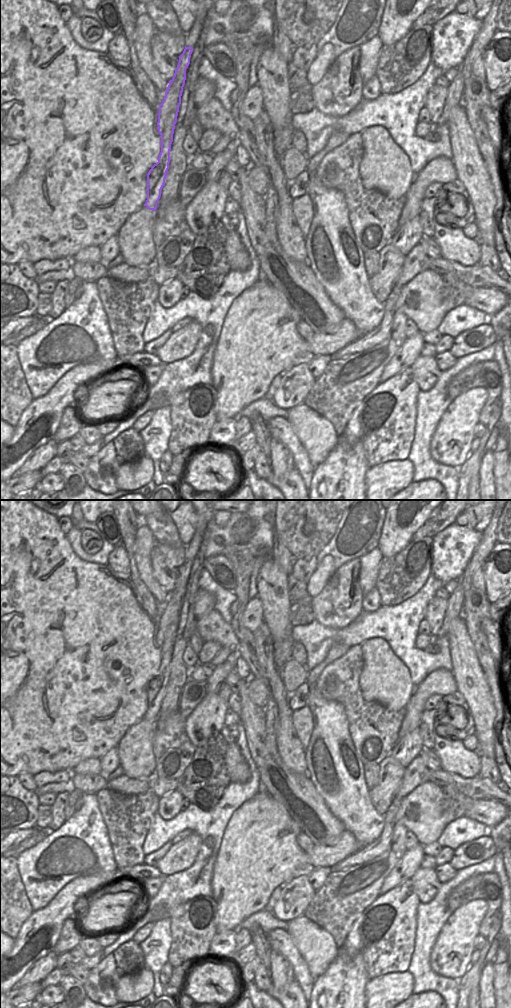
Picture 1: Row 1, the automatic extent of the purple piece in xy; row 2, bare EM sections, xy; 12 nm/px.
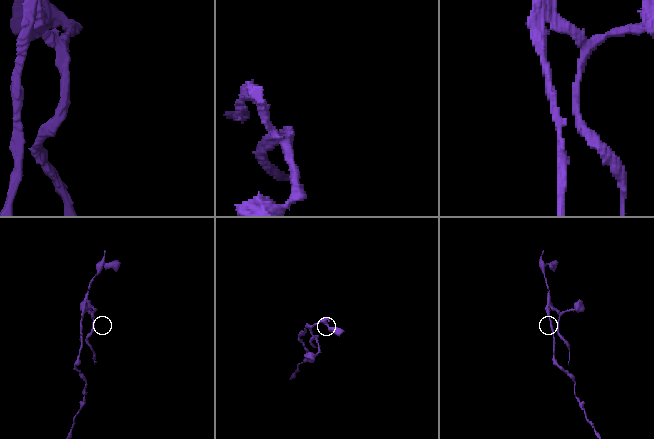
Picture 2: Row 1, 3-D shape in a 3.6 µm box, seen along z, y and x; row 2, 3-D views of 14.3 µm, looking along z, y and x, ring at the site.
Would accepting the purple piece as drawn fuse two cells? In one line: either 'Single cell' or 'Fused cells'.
Fused cells

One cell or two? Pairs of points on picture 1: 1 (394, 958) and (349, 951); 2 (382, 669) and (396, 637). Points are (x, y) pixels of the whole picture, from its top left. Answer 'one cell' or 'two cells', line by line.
1: one cell
2: two cells

